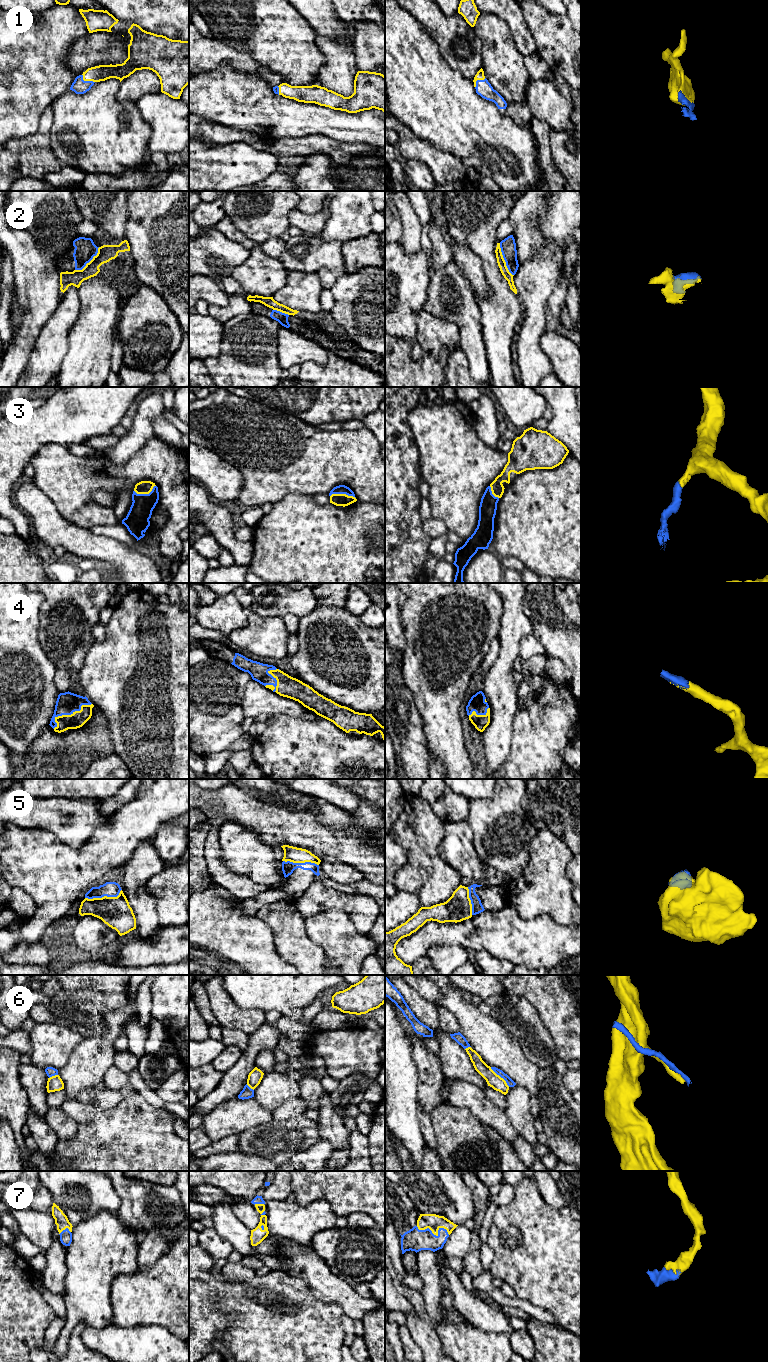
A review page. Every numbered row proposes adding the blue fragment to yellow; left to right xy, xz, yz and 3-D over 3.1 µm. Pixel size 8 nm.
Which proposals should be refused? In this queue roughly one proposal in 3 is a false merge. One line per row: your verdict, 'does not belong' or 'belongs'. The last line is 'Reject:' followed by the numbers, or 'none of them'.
1: belongs
2: does not belong
3: belongs
4: belongs
5: belongs
6: does not belong
7: belongs
Reject: 2, 6

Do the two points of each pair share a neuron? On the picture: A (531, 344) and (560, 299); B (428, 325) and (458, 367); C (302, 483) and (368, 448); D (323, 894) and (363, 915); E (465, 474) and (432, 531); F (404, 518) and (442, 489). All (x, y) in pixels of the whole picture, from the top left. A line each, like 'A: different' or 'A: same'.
A: different
B: different
C: same
D: same
E: different
F: different

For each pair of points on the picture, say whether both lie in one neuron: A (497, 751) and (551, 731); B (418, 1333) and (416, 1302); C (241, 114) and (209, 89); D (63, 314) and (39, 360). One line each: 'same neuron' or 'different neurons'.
A: different neurons
B: same neuron
C: same neuron
D: same neuron

